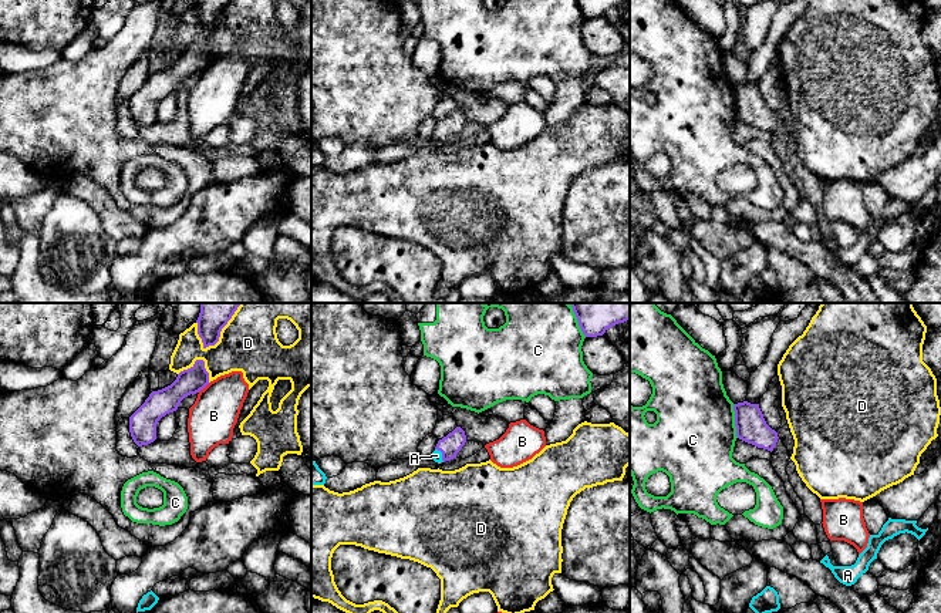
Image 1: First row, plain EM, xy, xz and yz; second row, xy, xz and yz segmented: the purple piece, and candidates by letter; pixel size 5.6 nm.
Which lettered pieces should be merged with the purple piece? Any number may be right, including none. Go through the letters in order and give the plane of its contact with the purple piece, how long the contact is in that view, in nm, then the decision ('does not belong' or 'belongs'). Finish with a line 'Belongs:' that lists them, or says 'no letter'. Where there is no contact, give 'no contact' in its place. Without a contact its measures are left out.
A: xz | 90 nm | belongs
B: xy | 90 nm | does not belong
C: yz | 190 nm | does not belong
D: xy | 240 nm | does not belong
Belongs: A

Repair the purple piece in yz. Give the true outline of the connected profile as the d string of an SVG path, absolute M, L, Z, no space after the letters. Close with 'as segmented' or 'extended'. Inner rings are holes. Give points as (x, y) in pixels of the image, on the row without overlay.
M748 82L733 85L736 118L758 129L773 132L778 114L772 111L759 90L759 85Z; as segmented

